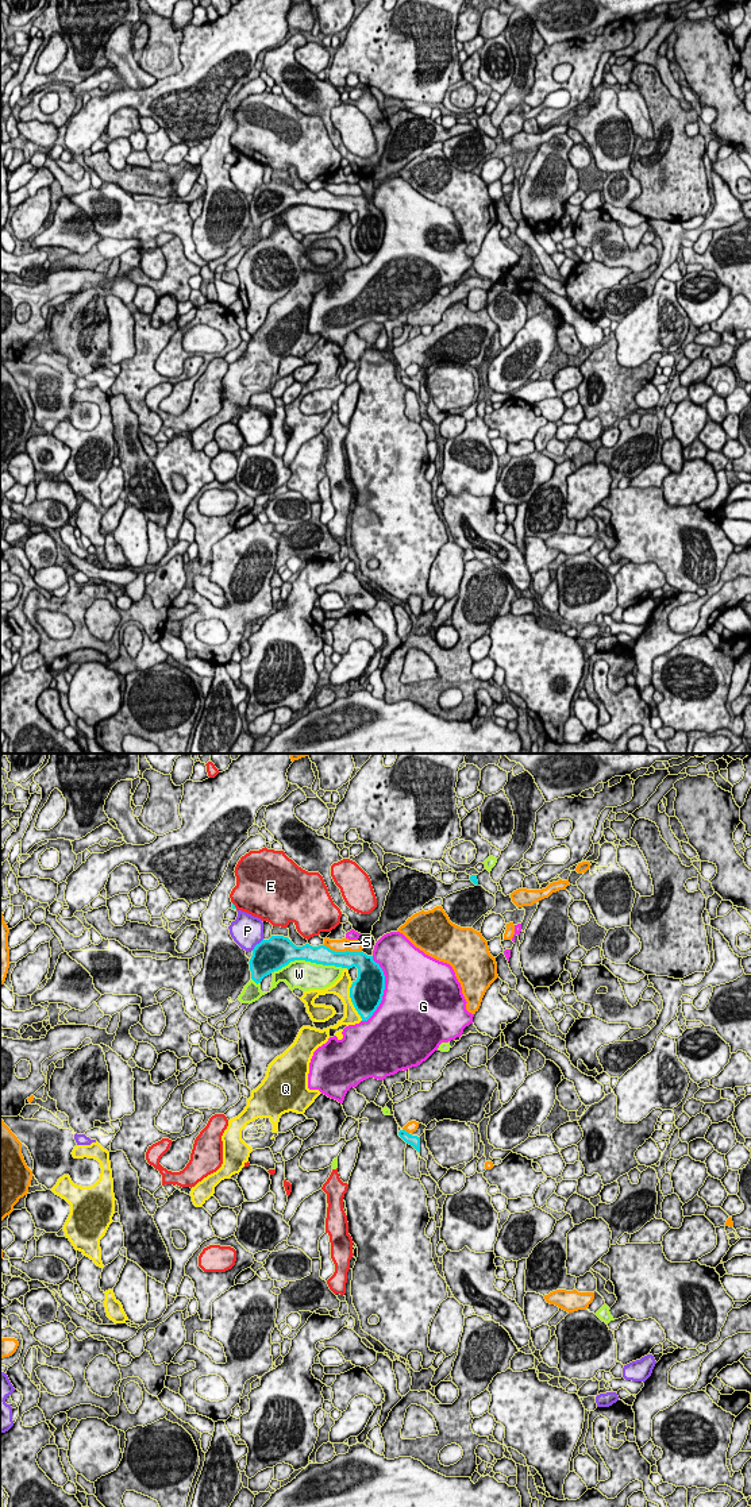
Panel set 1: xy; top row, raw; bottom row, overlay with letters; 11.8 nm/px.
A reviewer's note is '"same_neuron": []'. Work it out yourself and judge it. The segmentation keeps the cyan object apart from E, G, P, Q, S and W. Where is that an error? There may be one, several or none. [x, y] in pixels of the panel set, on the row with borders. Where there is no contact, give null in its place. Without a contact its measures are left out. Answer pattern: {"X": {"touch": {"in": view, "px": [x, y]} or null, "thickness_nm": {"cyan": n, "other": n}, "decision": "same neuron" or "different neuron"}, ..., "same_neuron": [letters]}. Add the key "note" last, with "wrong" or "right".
{"E": {"touch": {"in": "xy", "px": [234, 905]}, "thickness_nm": {"cyan": 30, "other": 440}, "decision": "different neuron"}, "G": {"touch": {"in": "xy", "px": [384, 989]}, "thickness_nm": {"cyan": 380, "other": 500}, "decision": "different neuron"}, "P": {"touch": {"in": "xy", "px": [257, 944]}, "thickness_nm": {"cyan": 380, "other": 380}, "decision": "different neuron"}, "Q": {"touch": {"in": "xy", "px": [351, 1001]}, "thickness_nm": {"cyan": 380, "other": 200}, "decision": "different neuron"}, "S": {"touch": {"in": "xy", "px": [343, 952]}, "thickness_nm": {"cyan": 220, "other": 160}, "decision": "different neuron"}, "W": {"touch": {"in": "xy", "px": [307, 960]}, "thickness_nm": {"cyan": 240, "other": 340}, "decision": "different neuron"}, "same_neuron": [], "note": "right"}

